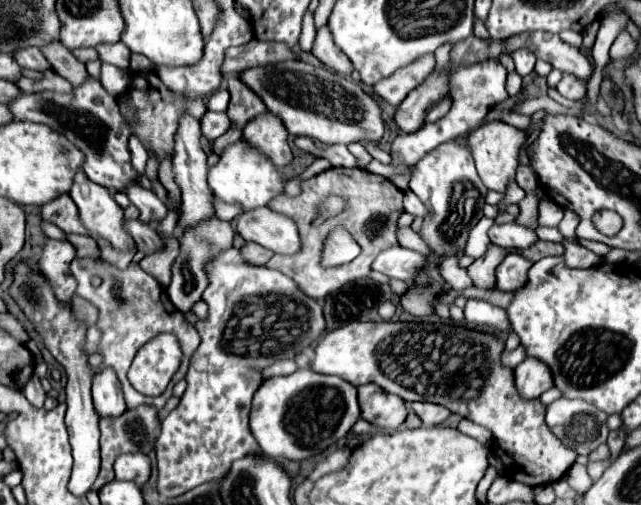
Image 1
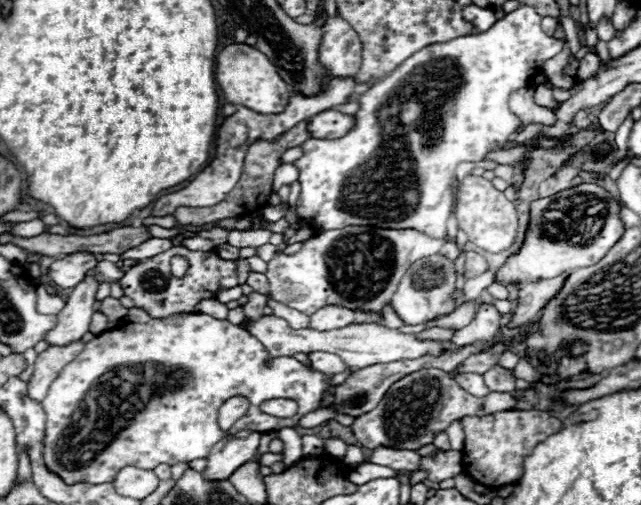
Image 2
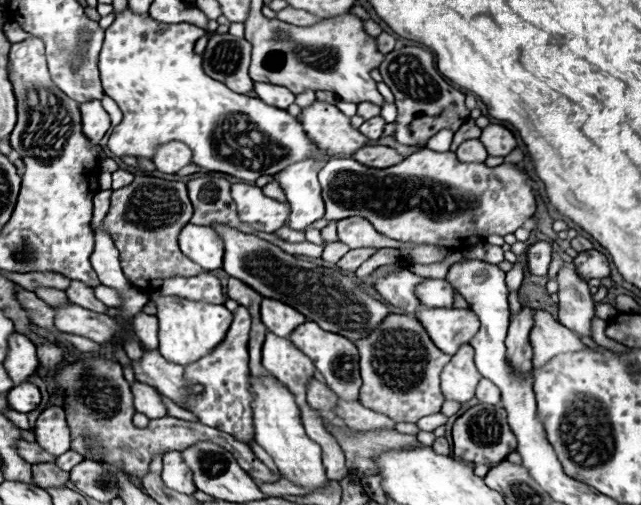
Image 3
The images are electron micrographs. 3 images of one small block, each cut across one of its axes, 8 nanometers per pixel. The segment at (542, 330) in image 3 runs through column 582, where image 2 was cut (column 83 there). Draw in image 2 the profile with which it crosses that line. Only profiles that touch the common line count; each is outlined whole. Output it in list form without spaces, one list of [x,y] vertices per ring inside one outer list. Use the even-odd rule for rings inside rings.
[[[78,340],[70,346],[50,346],[48,350],[40,352],[34,362],[34,374],[28,380],[28,396],[32,396],[36,402],[42,402],[48,394],[50,384],[58,378],[62,368],[82,352],[82,348],[84,344]]]

